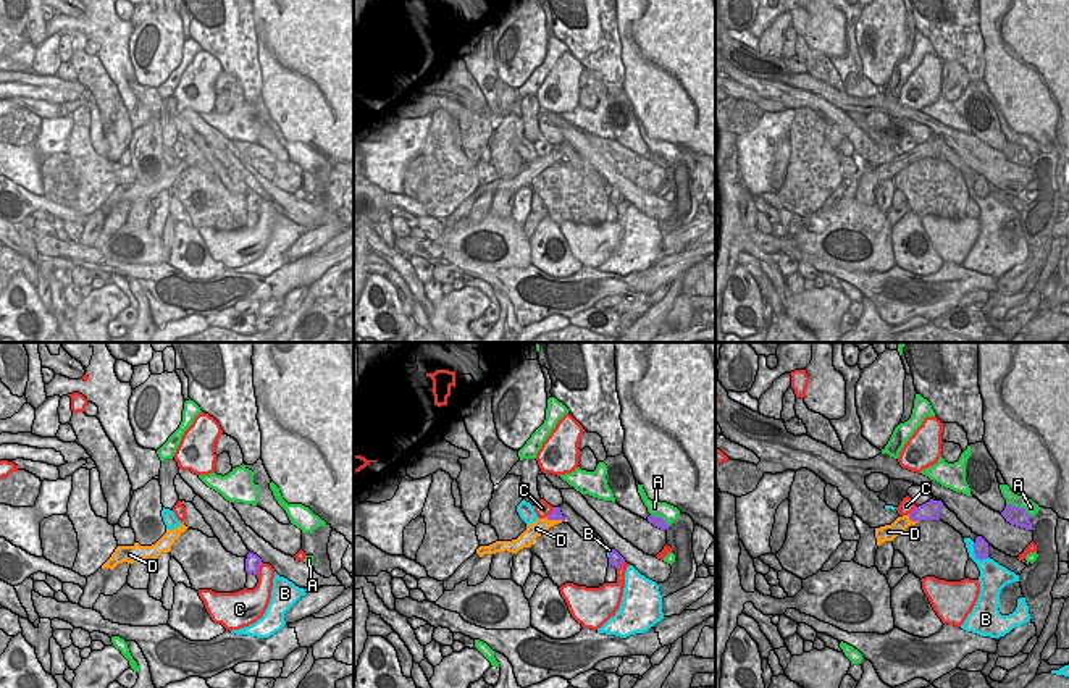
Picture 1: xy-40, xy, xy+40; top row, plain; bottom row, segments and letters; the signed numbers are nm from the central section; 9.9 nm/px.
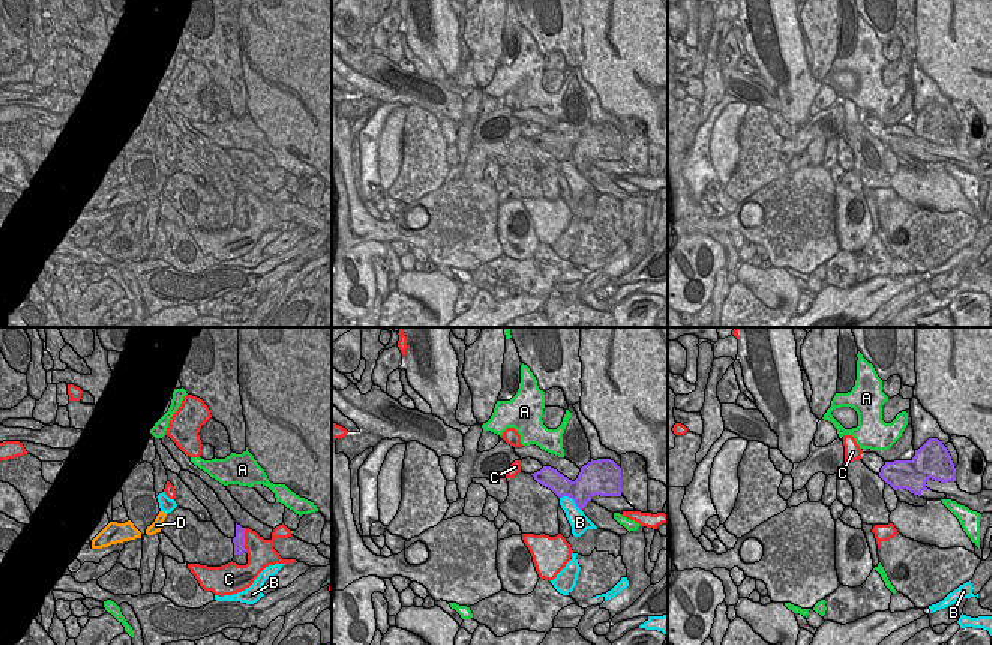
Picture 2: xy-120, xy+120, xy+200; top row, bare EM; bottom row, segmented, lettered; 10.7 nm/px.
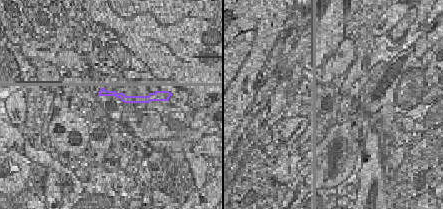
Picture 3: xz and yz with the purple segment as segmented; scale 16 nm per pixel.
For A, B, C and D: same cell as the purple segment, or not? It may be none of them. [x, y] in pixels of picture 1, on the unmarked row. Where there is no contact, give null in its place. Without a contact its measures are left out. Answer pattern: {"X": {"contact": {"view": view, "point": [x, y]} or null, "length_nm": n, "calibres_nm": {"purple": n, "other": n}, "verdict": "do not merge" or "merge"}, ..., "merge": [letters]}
{"A": {"contact": {"view": "xy+40", "point": [1019, 146]}, "length_nm": 280, "calibres_nm": {"purple": 190, "other": 130}, "verdict": "do not merge"}, "B": {"contact": {"view": "xy+40", "point": [974, 191]}, "length_nm": 220, "calibres_nm": {"purple": 160, "other": 220}, "verdict": "do not merge"}, "C": {"contact": {"view": "xy-40", "point": [257, 207]}, "length_nm": 140, "calibres_nm": {"purple": 160, "other": 190}, "verdict": "do not merge"}, "D": {"contact": {"view": "xy", "point": [554, 157]}, "length_nm": 180, "calibres_nm": {"purple": 120, "other": 160}, "verdict": "do not merge"}, "merge": []}

